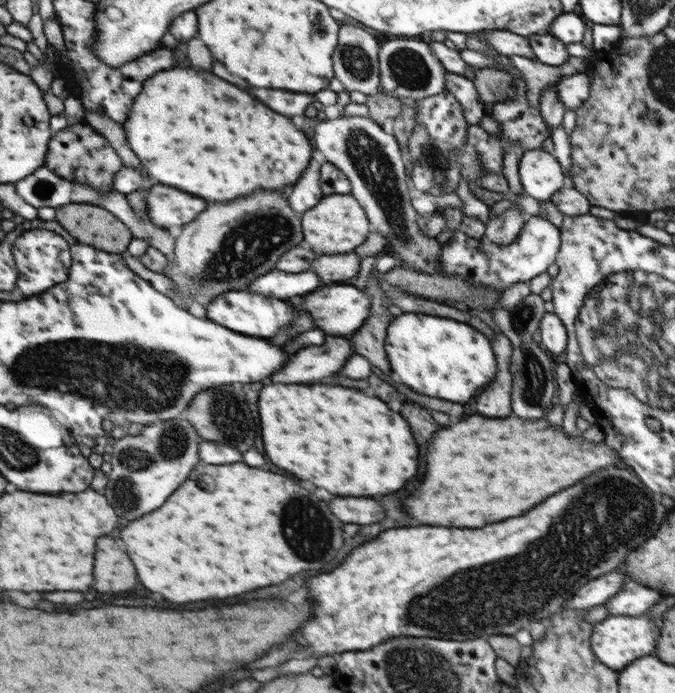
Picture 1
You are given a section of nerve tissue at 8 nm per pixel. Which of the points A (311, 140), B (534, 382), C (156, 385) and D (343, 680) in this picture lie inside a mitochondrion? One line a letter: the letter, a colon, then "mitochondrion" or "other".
A: other
B: mitochondrion
C: mitochondrion
D: other

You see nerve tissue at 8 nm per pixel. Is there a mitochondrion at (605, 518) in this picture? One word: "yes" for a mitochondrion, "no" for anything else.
yes

